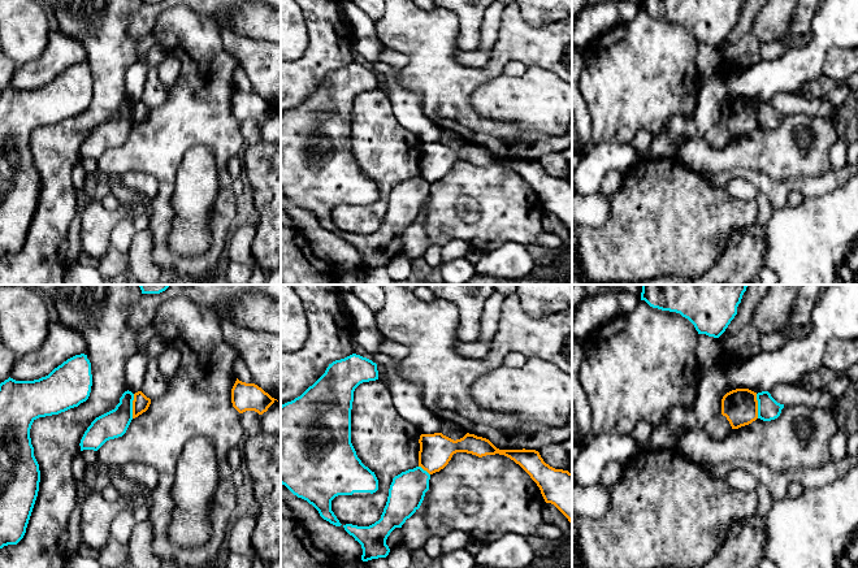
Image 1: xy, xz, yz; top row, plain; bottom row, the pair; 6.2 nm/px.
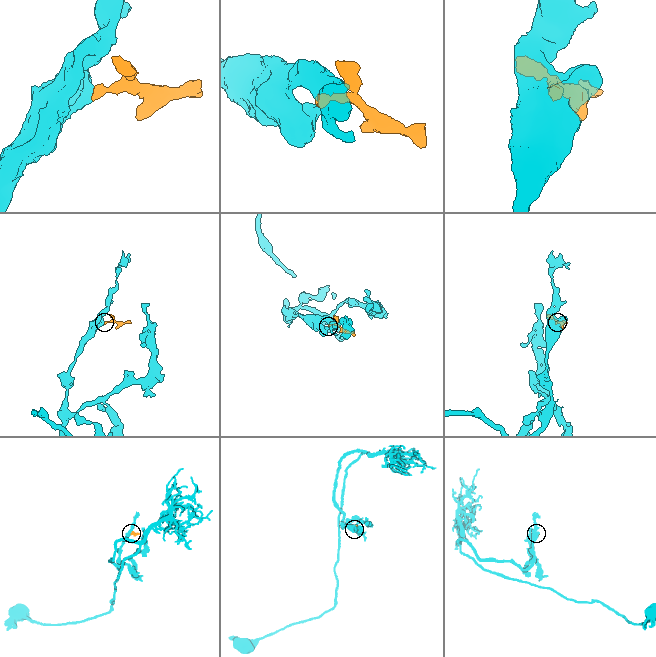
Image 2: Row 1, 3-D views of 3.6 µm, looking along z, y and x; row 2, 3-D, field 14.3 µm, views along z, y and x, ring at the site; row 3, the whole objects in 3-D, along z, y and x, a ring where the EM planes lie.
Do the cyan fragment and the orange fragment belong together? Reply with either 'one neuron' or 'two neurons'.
two neurons

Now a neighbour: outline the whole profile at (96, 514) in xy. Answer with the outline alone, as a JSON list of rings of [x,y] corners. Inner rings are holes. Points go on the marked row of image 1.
[[[100,493],[87,494],[78,504],[83,543],[96,551],[103,550],[112,536],[110,525],[125,504],[124,495],[117,502],[110,503]]]

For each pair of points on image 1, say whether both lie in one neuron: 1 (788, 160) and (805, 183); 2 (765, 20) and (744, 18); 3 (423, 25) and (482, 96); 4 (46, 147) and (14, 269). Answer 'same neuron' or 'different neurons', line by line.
1: different neurons
2: different neurons
3: different neurons
4: same neuron

